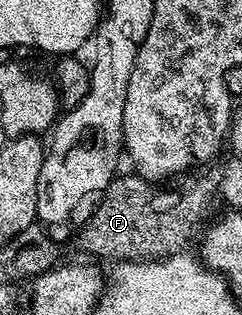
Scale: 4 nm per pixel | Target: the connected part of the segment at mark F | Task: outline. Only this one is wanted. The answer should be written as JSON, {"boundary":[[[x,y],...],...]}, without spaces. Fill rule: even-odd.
{"boundary":[[[206,165],[192,173],[186,173],[176,180],[177,187],[168,191],[168,186],[158,185],[156,182],[142,179],[136,173],[118,174],[107,185],[107,189],[100,196],[99,202],[94,206],[91,217],[81,226],[75,236],[78,243],[89,255],[102,255],[112,261],[160,261],[178,254],[181,247],[193,235],[201,214],[213,199],[213,194],[221,187],[221,171],[217,165]]]}

